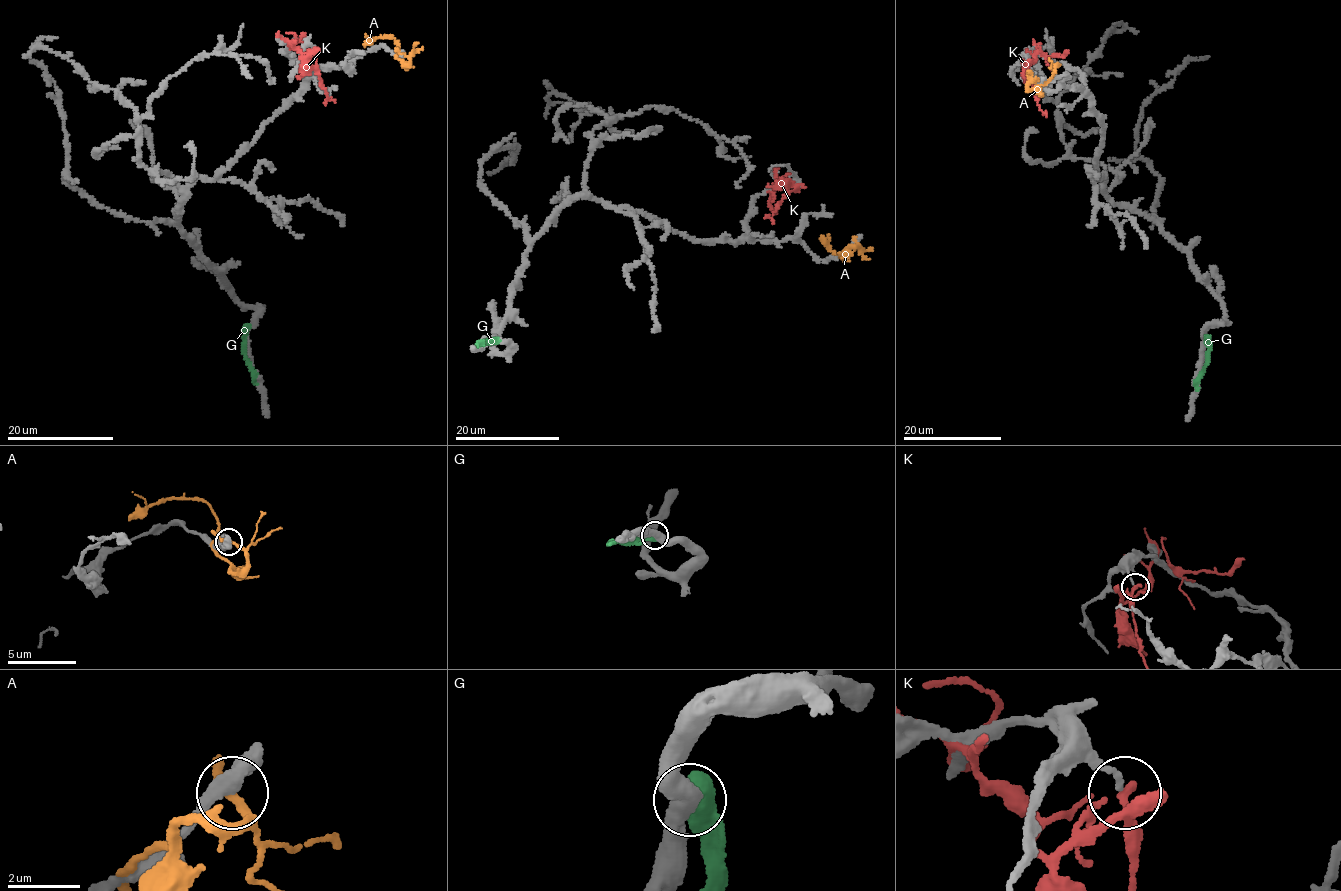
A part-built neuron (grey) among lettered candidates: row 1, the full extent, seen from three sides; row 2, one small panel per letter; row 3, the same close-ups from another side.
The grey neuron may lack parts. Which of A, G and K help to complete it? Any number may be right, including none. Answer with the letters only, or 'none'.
none

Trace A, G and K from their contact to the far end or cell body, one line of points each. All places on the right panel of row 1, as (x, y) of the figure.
A: (1029, 79), (1030, 90), (1050, 78), (1059, 65), (1054, 65), (1048, 58)
G: (1206, 338), (1208, 363), (1198, 380), (1196, 390)
K: (1030, 61), (1025, 67), (1031, 63), (1036, 53), (1064, 57), (1068, 51)

